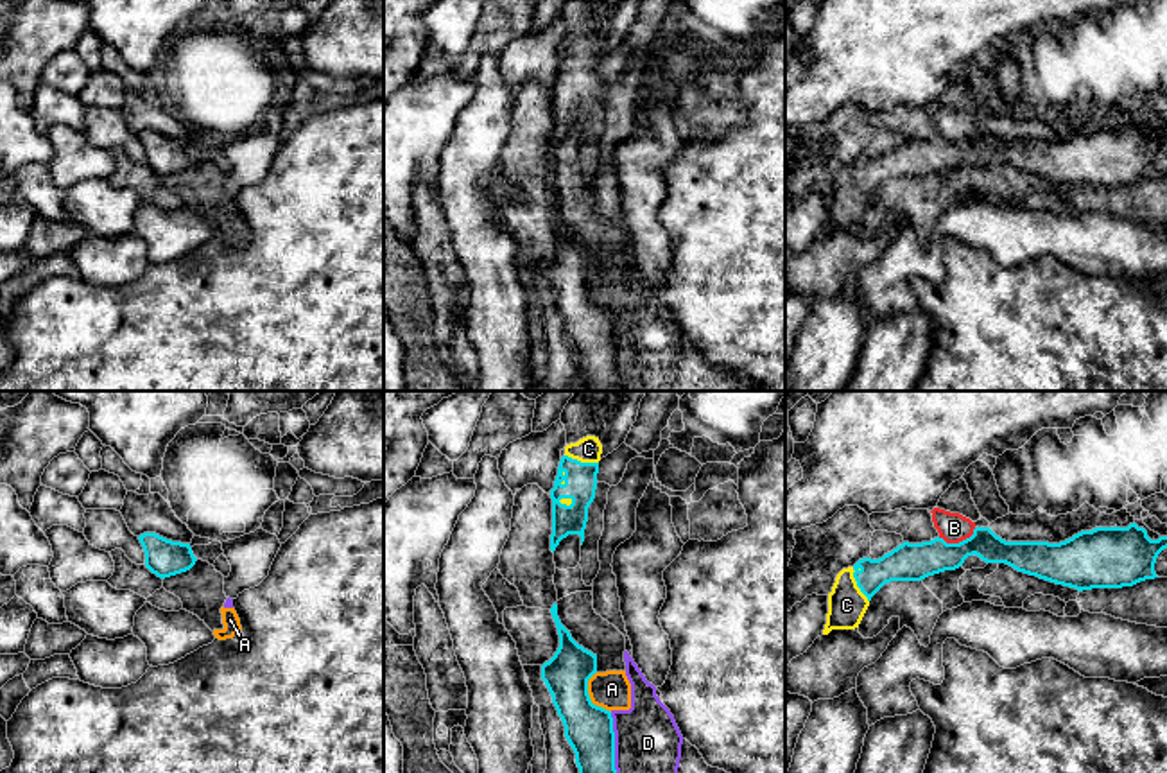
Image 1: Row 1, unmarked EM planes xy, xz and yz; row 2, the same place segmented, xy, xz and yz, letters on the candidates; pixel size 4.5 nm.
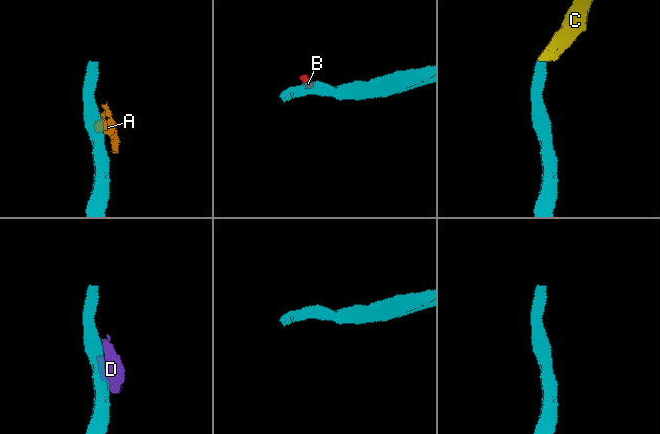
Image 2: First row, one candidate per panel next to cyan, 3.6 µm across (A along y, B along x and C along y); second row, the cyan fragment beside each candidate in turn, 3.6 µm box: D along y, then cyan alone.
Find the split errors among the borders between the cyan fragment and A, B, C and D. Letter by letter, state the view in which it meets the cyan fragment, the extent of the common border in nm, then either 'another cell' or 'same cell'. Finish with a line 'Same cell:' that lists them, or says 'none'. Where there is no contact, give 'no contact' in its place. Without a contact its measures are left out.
A: meets cyan in xz; contact 200 nm long; another cell
B: meets cyan in yz; contact 180 nm long; another cell
C: meets cyan in yz; contact 180 nm long; same cell
D: meets cyan in xz; contact 360 nm long; another cell
Same cell: C

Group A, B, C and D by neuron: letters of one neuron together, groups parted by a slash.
A D / B / C

